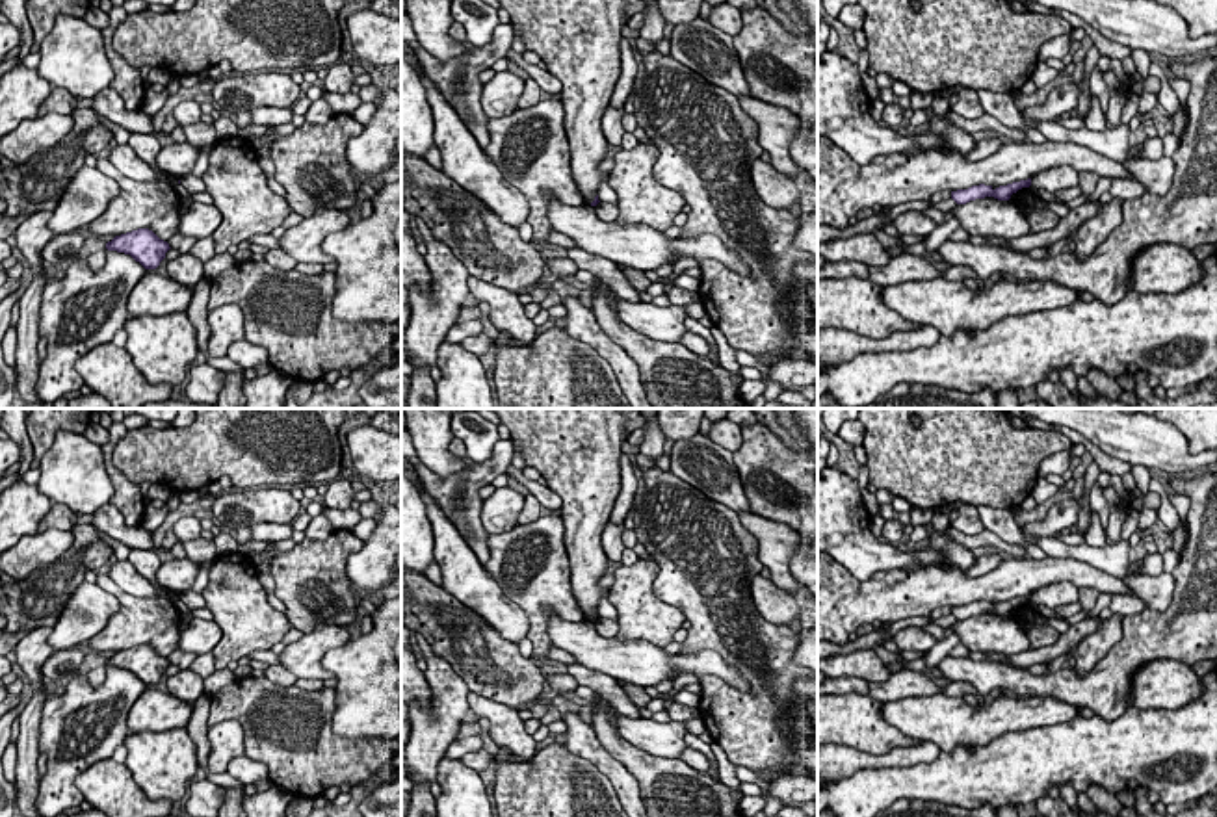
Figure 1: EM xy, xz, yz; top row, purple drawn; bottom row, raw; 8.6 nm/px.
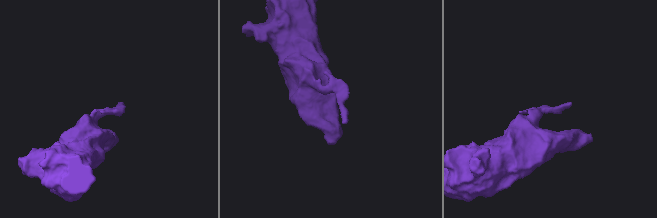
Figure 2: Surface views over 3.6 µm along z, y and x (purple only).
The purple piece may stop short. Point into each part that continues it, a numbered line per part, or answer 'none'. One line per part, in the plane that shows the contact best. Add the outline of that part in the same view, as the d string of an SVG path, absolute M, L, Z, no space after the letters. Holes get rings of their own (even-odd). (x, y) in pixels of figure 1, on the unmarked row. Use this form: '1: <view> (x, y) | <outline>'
none

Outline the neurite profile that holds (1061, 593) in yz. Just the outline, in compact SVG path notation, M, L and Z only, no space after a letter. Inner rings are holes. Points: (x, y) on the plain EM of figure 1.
M1070 581L1050 583L1031 594L1031 602L1055 609L1057 605L1076 603L1080 600L1080 589Z

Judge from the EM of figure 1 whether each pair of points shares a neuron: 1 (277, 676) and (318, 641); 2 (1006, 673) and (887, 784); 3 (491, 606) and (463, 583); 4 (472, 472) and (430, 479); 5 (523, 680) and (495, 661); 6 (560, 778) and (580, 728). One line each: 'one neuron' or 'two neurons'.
1: one neuron
2: two neurons
3: one neuron
4: one neuron
5: one neuron
6: two neurons

